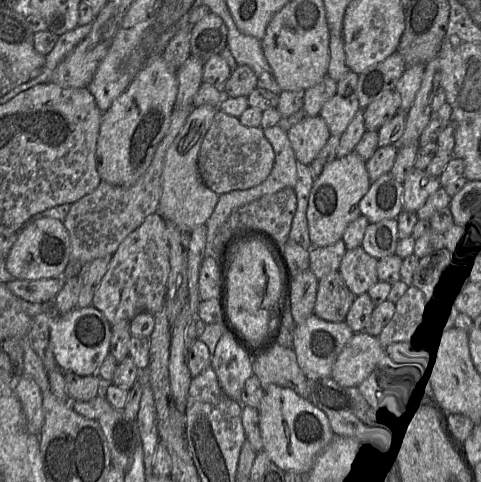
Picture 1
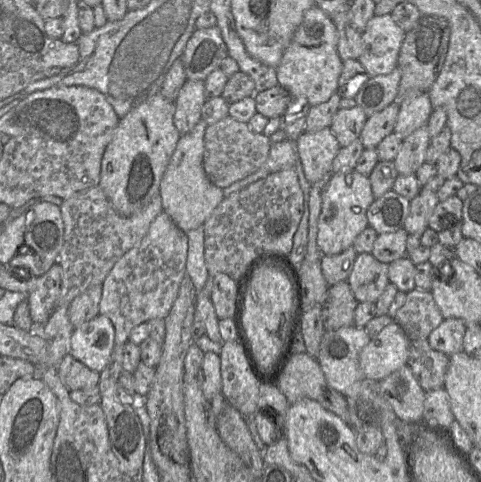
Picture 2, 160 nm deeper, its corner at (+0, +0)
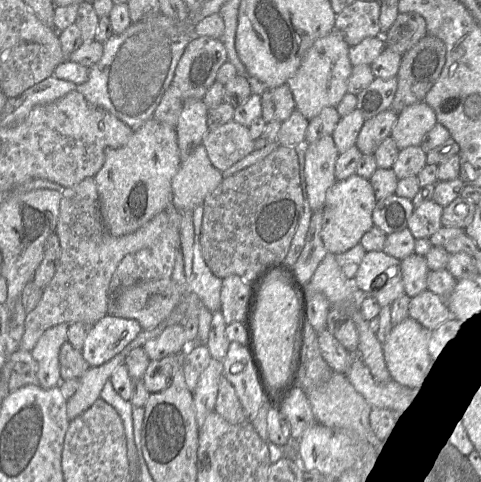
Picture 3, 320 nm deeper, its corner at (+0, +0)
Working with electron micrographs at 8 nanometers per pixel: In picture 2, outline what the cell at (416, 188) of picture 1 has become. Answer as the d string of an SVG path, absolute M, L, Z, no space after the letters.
M420 191L410 200L409 213L403 225L408 234L422 235L438 202L437 193L432 191Z

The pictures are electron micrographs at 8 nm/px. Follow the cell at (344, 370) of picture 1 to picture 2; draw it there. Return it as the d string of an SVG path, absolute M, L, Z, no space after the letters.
M394 321L373 337L359 355L359 367L365 378L379 382L407 365L410 340Z

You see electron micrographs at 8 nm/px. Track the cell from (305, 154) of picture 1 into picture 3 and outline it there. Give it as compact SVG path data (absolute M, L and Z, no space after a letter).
M332 135L305 144L305 178L312 212L322 211L327 190L337 181L335 164L339 152Z

